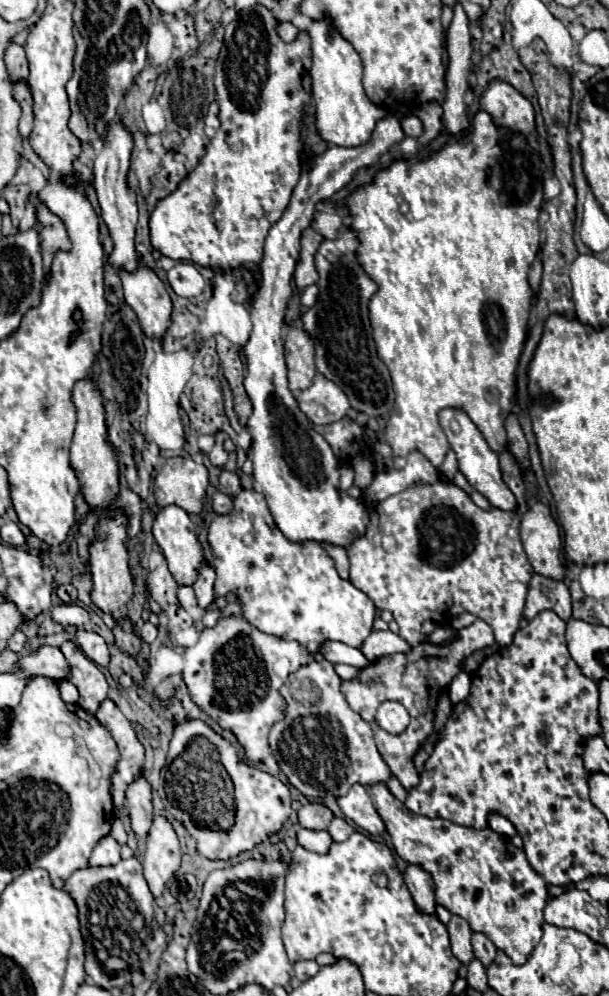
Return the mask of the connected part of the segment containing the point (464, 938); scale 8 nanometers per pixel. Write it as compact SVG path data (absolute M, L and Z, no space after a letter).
M452 916L450 924L448 924L448 932L450 932L450 946L452 946L452 954L468 966L468 962L472 962L474 952L472 952L472 944L470 944L470 936L472 930L468 926L468 922L460 916Z

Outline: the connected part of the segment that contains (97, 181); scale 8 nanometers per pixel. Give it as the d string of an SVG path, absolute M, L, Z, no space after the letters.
M112 124L104 136L104 148L94 160L94 188L102 208L102 220L108 226L110 238L114 242L114 250L108 256L108 262L116 272L136 270L138 266L138 254L134 248L138 208L136 208L136 192L128 186L130 162L132 162L132 136L128 130L122 128L122 124Z

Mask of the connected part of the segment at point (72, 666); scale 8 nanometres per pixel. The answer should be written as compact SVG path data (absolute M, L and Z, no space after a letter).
M66 640L60 646L60 650L68 660L68 678L64 680L72 682L78 688L80 692L78 704L90 714L96 714L108 694L108 684L104 674L98 670L98 666L92 660L88 660L82 654L76 640Z

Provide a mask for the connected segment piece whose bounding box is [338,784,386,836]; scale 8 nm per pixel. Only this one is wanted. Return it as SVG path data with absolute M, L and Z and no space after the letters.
M362 784L352 786L346 796L338 798L338 804L342 804L344 816L348 816L356 826L370 832L372 836L380 836L386 832L386 826L374 808L370 792Z

